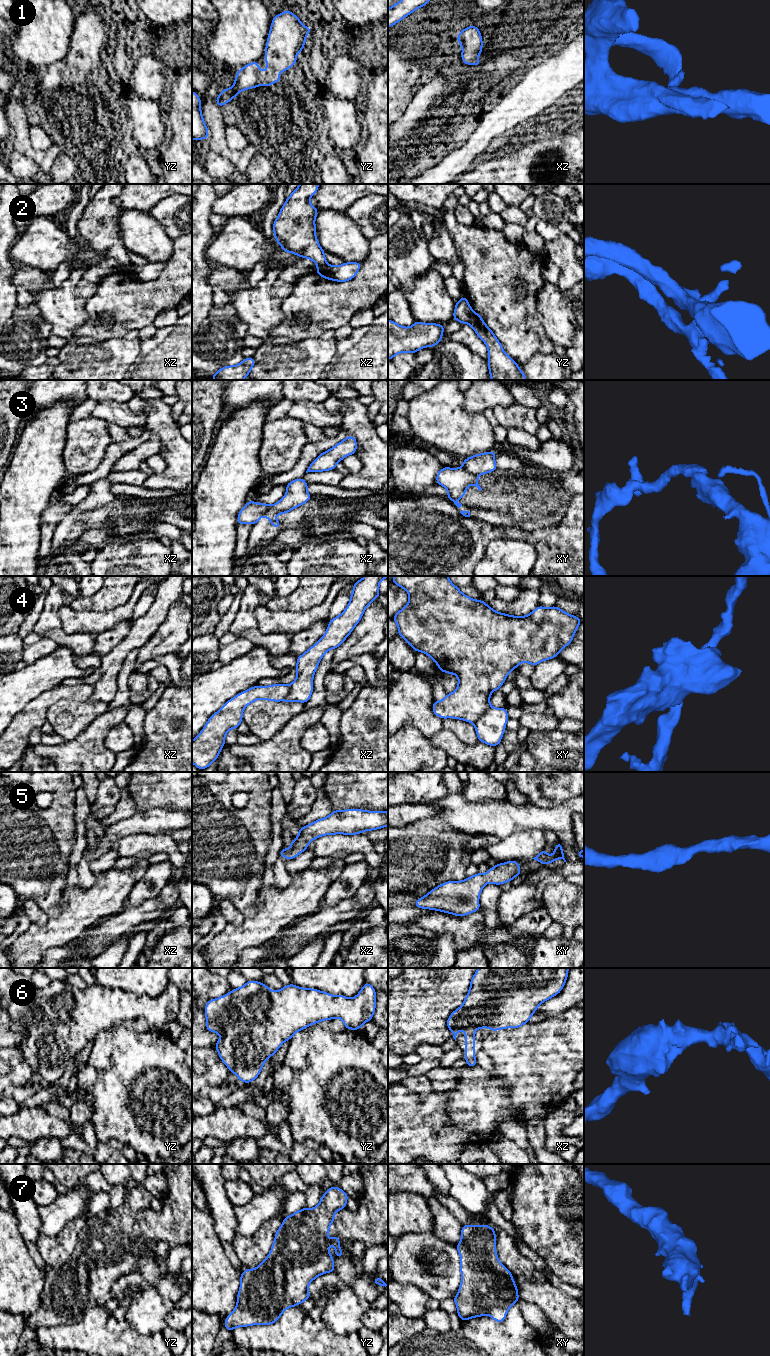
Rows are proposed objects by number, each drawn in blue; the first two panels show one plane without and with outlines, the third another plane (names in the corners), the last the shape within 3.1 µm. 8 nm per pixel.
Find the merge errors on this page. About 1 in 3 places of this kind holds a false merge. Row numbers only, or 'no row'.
2, 3, 4

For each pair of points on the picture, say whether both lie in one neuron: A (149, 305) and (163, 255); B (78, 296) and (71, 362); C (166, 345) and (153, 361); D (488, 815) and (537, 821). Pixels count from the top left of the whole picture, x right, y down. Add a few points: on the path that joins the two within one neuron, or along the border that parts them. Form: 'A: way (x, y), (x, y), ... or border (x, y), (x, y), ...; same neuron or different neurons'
A: border (174, 240), (173, 254), (166, 263); different neurons
B: border (75, 337), (67, 341); different neurons
C: way (159, 345), (153, 346), (153, 354); same neuron
D: way (500, 817), (525, 818); same neuron

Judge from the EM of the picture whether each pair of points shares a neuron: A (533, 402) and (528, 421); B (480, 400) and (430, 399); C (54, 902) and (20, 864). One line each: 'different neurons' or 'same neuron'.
A: different neurons
B: different neurons
C: same neuron

